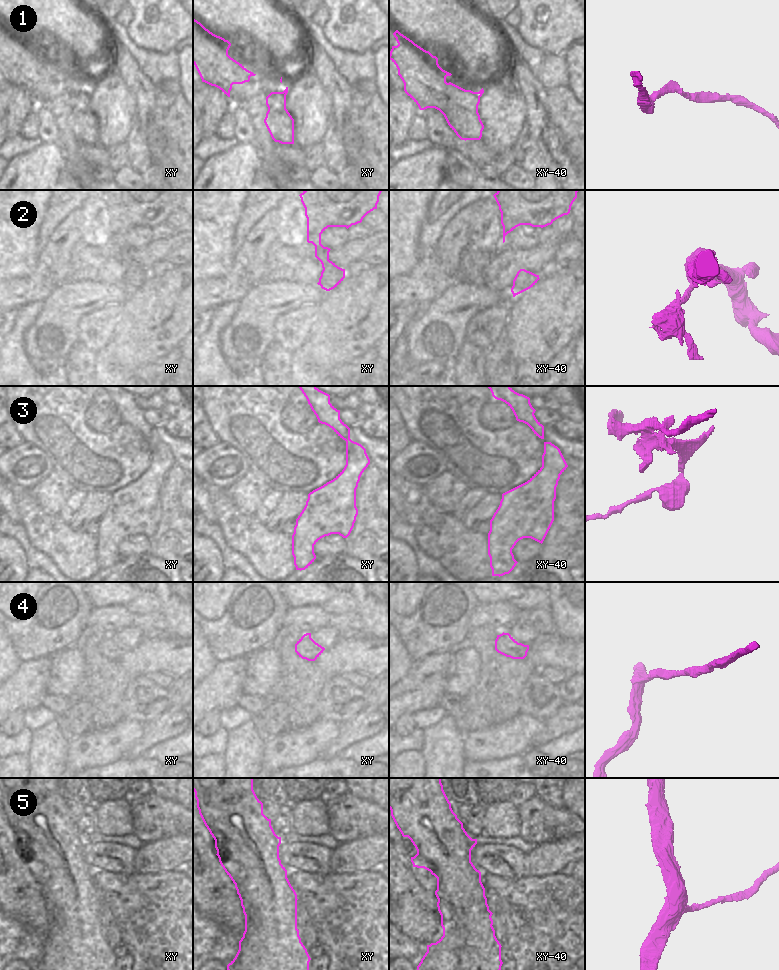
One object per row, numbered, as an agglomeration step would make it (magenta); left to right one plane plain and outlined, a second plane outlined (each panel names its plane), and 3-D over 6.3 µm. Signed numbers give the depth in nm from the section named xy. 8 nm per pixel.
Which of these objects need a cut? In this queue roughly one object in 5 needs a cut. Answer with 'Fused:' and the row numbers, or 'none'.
Fused: 2, 3

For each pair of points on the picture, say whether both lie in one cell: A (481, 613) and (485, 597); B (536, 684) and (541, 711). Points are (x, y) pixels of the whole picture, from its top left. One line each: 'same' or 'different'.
A: different
B: same

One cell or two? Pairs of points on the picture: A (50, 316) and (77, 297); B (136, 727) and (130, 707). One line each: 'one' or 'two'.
A: one
B: two

